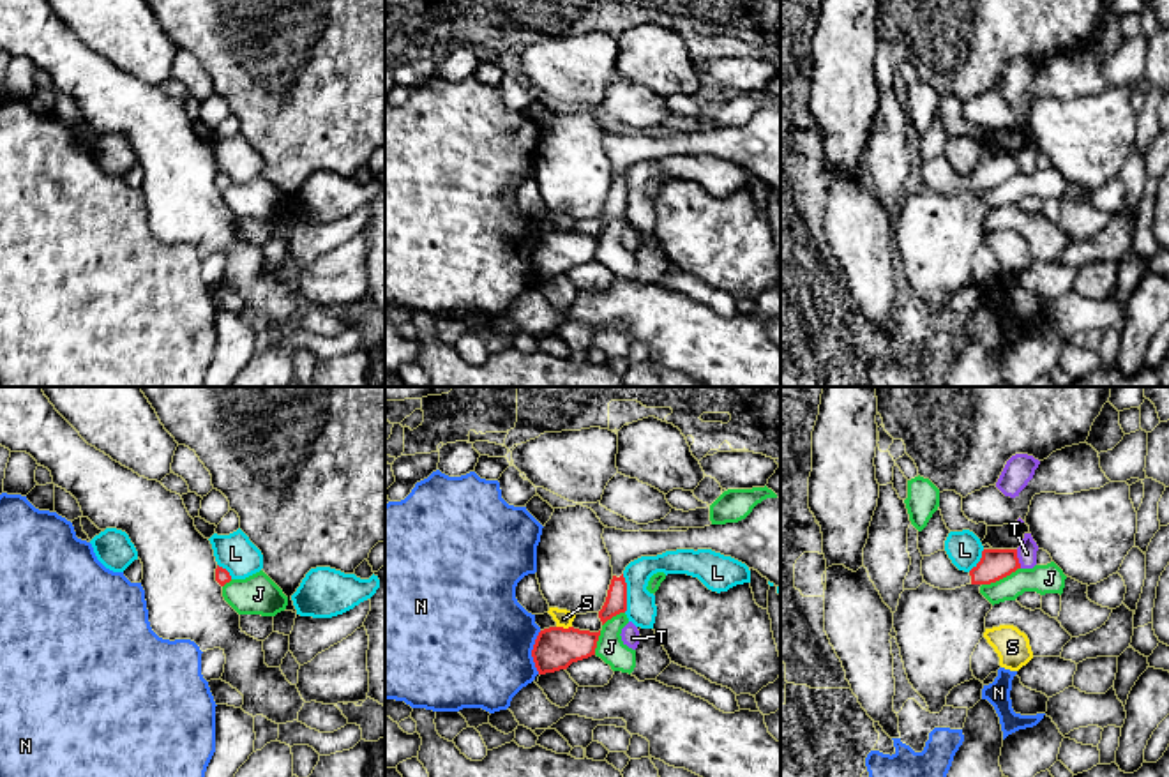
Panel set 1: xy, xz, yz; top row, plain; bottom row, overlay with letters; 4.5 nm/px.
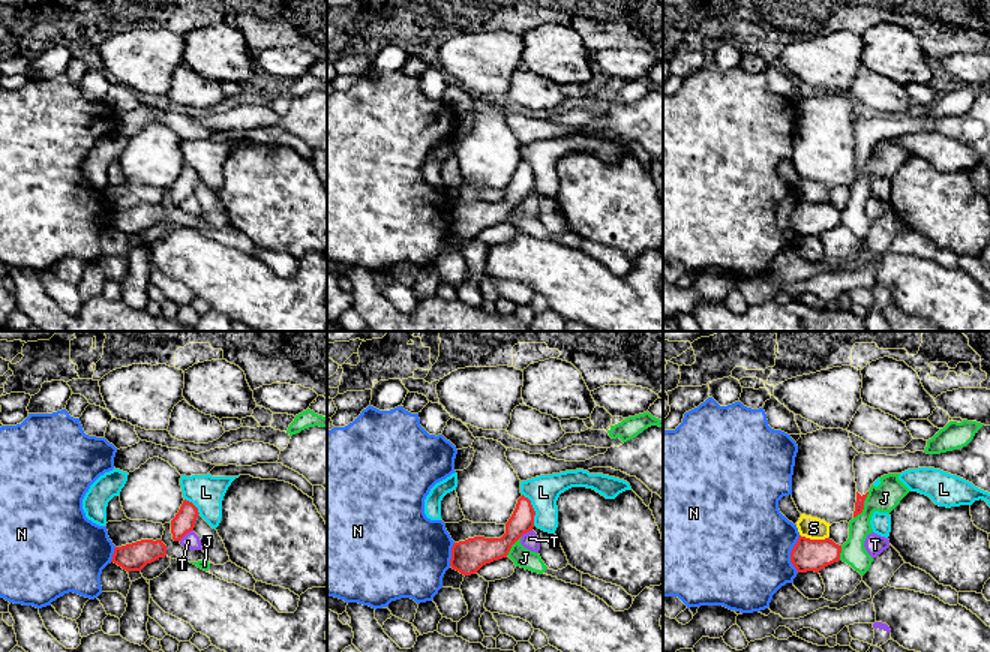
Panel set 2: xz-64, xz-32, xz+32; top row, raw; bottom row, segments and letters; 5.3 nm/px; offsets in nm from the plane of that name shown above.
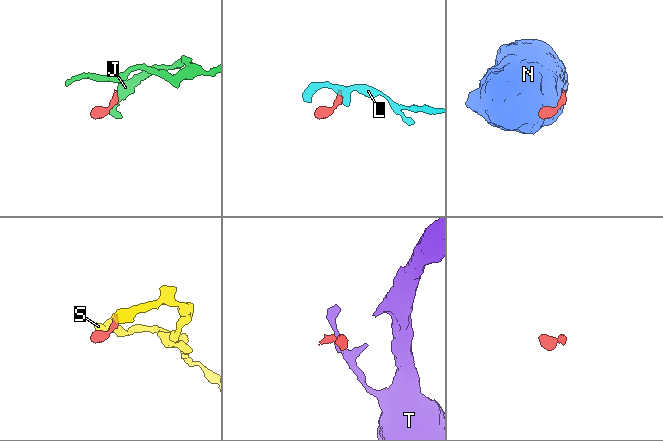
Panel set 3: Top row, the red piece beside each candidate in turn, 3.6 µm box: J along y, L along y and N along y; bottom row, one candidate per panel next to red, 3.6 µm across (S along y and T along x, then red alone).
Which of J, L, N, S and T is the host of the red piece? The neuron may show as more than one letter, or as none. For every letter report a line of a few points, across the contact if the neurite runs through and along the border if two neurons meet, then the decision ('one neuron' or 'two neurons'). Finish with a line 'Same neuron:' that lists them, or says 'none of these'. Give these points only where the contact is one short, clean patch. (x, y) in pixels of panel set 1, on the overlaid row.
J: yz (1019, 567), (982, 585) | two neurons
L: xz (622, 574), (625, 583), (625, 611) | two neurons
N: xz (541, 631), (532, 650), (537, 673) | two neurons
S: xz (557, 626), (571, 627) | two neurons
T: yz (1016, 550), (1021, 567) | two neurons
Same neuron: none of these

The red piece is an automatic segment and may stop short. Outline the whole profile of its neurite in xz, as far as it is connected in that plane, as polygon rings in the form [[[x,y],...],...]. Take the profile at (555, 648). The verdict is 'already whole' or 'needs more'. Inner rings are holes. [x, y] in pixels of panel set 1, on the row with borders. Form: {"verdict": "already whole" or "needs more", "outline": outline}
{"verdict": "already whole", "outline": [[[549,627],[539,632],[532,657],[539,675],[567,669],[572,662],[595,655],[599,632],[574,627]]]}

